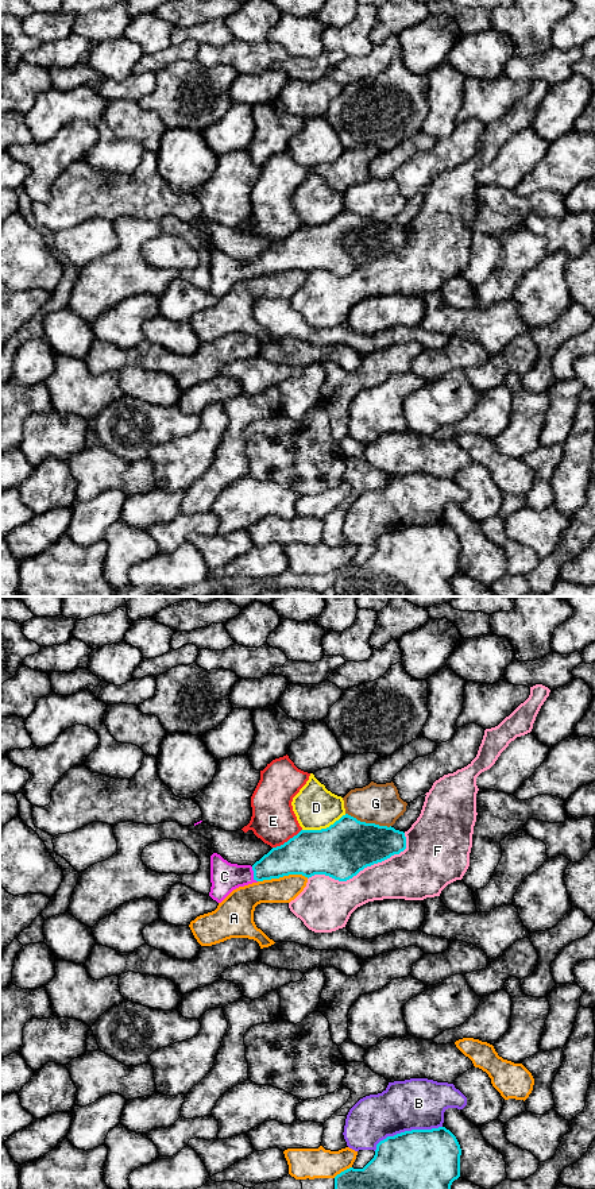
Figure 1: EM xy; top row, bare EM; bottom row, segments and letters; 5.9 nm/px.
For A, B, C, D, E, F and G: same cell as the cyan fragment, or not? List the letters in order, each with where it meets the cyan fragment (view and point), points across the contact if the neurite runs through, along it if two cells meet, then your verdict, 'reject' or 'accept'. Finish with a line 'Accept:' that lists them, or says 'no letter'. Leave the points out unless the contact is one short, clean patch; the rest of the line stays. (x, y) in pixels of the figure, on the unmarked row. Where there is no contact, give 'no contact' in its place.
A: xy (282, 271) | reject
B: xy (406, 527) | reject
C: xy (254, 270) | across xy (292, 253), (254, 270), (224, 271) | accept
D: xy (324, 224) | reject
E: xy (288, 236) | reject
F: xy (363, 263) | reject
G: xy (369, 219) | reject
Accept: C

